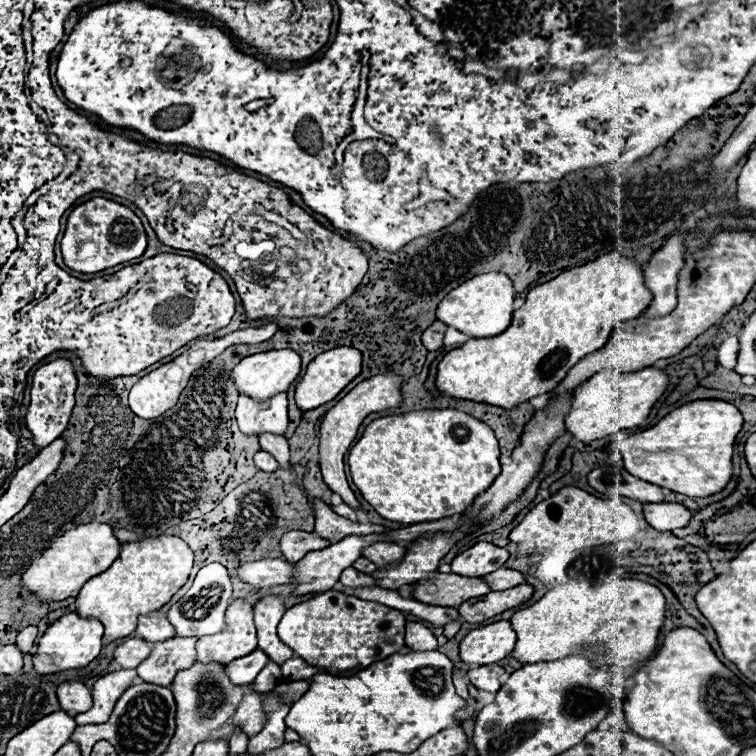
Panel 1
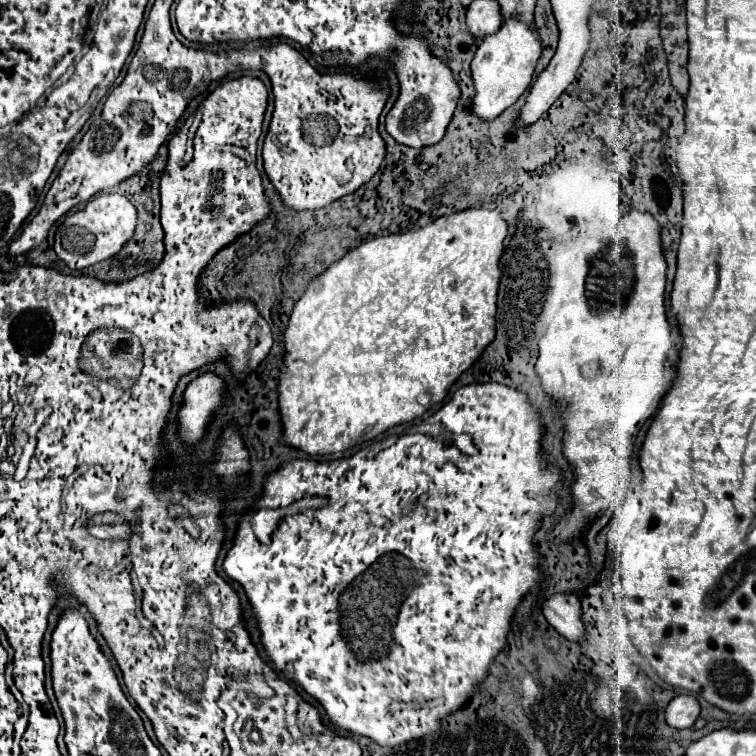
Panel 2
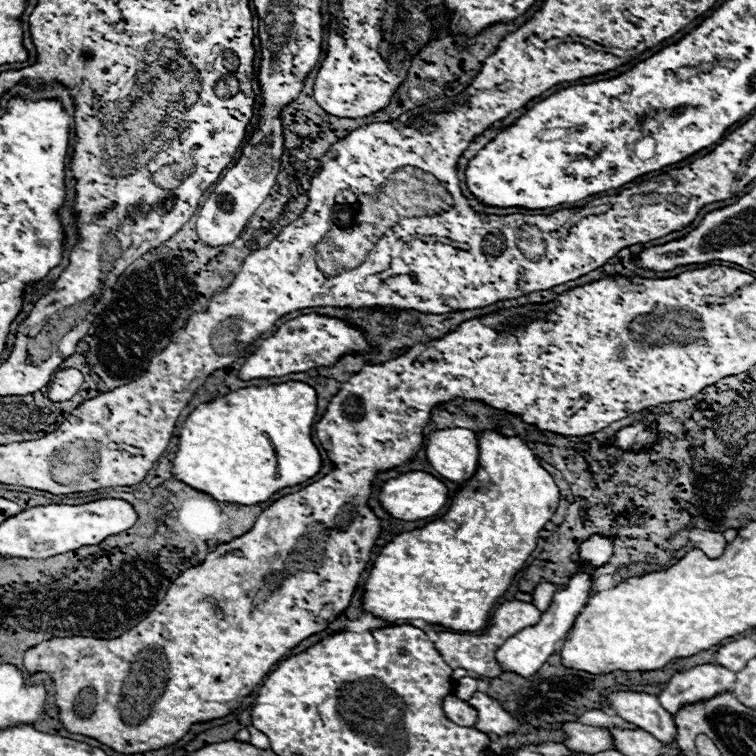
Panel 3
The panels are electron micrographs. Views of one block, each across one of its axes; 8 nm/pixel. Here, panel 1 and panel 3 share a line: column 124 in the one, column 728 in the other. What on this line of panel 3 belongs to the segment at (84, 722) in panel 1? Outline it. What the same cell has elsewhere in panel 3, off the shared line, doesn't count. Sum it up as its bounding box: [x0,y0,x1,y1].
[656,664,734,712]

